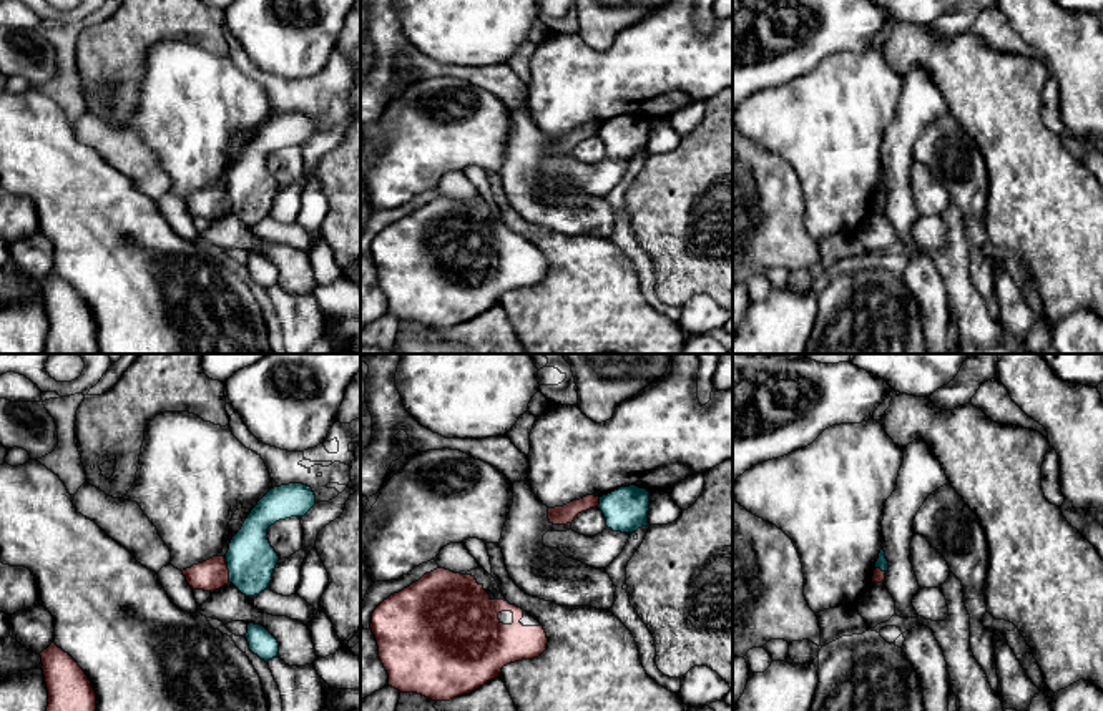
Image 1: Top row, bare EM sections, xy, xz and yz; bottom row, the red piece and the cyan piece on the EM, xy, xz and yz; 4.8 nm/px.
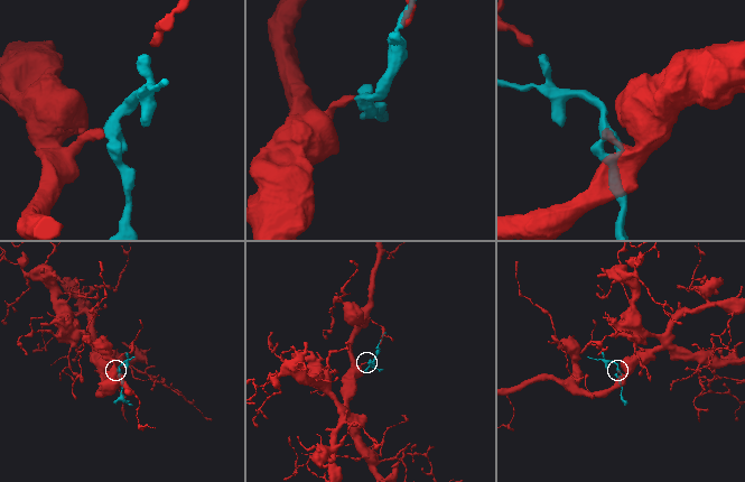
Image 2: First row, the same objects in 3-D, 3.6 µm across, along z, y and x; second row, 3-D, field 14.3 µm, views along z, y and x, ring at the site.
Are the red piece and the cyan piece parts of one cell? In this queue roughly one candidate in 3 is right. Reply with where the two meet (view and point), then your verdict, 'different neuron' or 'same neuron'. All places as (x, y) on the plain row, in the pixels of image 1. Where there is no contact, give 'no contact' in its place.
xy (228, 198) | different neuron

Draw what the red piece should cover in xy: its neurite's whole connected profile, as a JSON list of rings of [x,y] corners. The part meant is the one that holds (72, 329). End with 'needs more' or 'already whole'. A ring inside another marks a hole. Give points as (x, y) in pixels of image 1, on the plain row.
[[[55,271],[40,284],[48,317],[43,354],[100,354],[96,321],[78,291]]] | already whole

